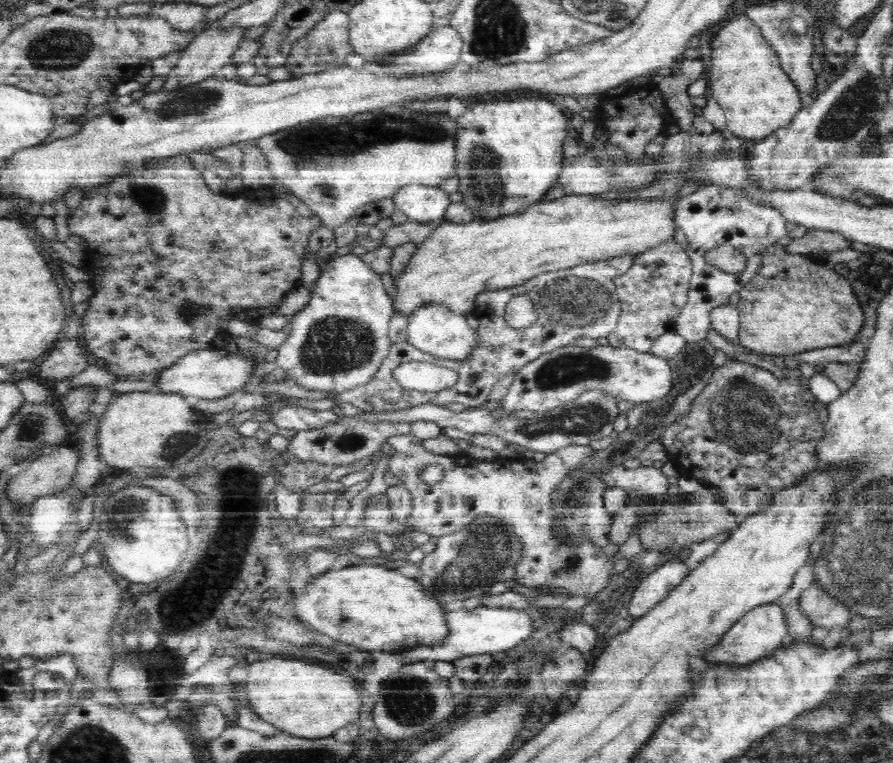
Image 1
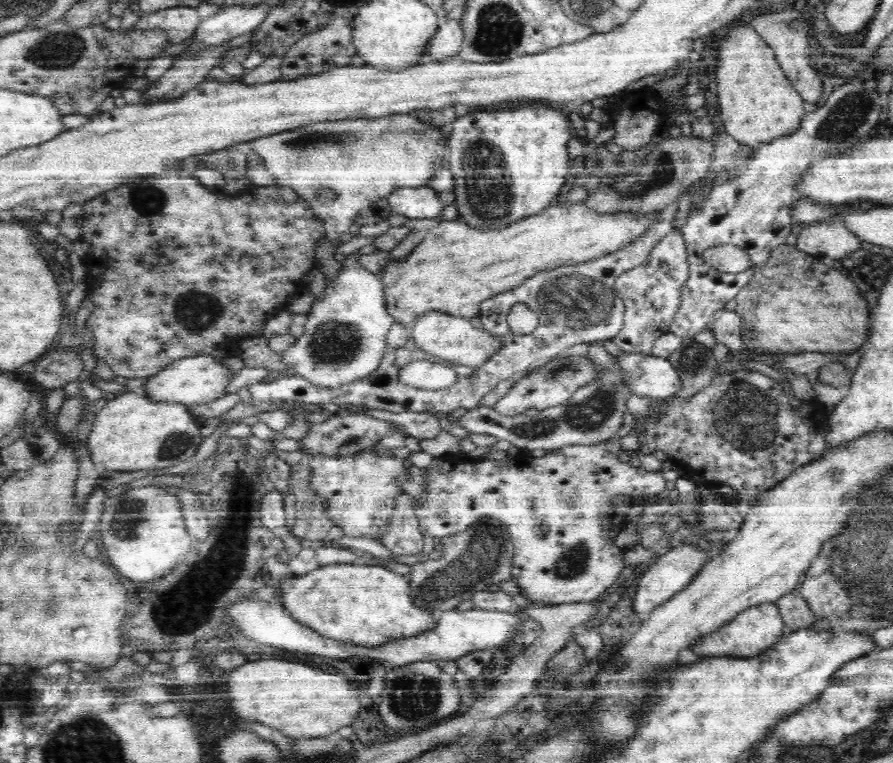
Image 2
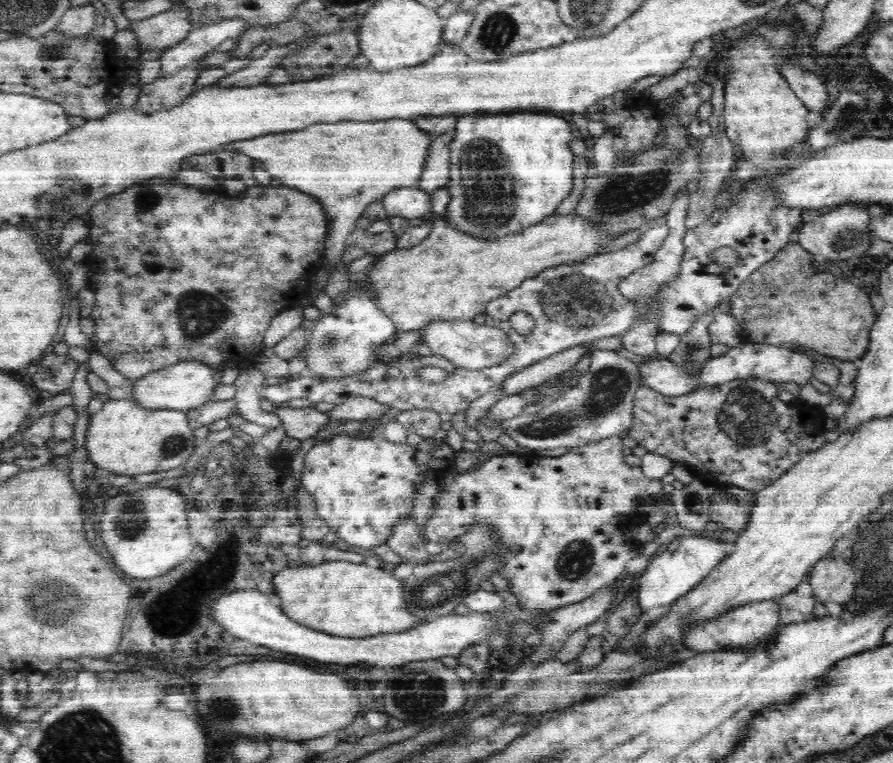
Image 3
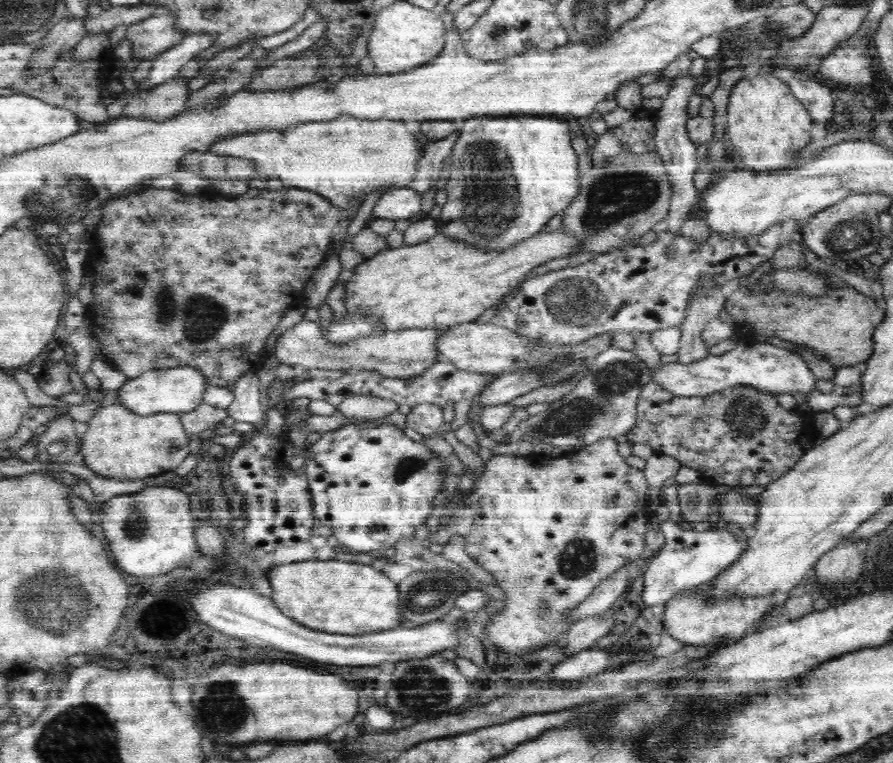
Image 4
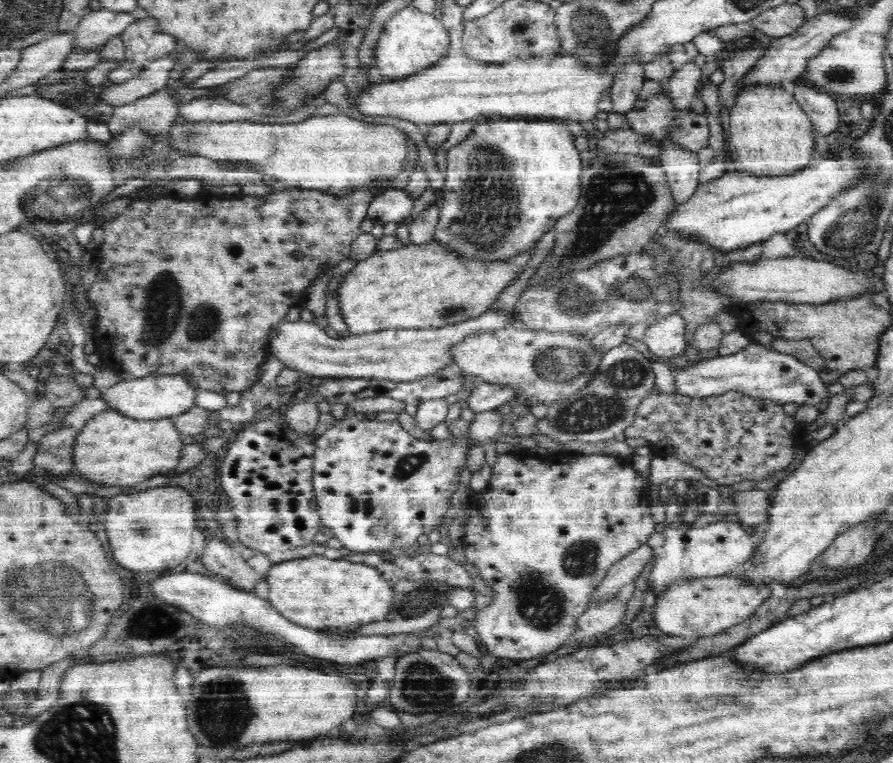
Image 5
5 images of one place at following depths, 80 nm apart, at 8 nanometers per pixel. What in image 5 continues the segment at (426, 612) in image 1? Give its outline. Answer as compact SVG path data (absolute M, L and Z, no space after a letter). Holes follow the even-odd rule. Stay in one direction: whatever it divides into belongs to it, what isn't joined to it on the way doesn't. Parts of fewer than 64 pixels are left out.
M323 555L291 559L273 564L267 573L268 601L284 618L312 630L356 630L360 626L388 619L394 601L393 585L382 577L376 567L354 564L345 558L328 559Z

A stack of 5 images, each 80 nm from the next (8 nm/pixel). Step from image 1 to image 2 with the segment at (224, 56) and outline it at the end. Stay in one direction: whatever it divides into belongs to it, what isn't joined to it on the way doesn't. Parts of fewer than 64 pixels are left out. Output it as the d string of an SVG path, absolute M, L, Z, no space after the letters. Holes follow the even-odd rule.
M228 42L217 44L213 48L202 48L196 54L182 56L172 69L154 81L143 93L144 104L160 101L174 101L206 81L209 72L224 64L223 57L229 49Z

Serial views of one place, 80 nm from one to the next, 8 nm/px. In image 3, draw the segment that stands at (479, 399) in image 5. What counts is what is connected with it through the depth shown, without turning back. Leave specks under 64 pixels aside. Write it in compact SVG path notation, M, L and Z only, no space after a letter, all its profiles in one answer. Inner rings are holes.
M587 343L564 349L523 368L521 371L510 374L499 386L504 389L504 395L513 395L527 388L538 386L545 380L557 377L566 370L572 369L588 352L591 354L592 348L590 345L587 346Z

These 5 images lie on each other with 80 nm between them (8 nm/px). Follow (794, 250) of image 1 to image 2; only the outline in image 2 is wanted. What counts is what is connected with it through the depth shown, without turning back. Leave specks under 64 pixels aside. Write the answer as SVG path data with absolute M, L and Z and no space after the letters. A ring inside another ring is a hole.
M836 218L832 222L803 226L795 246L808 254L840 262L858 250L861 242L845 227L841 218Z

